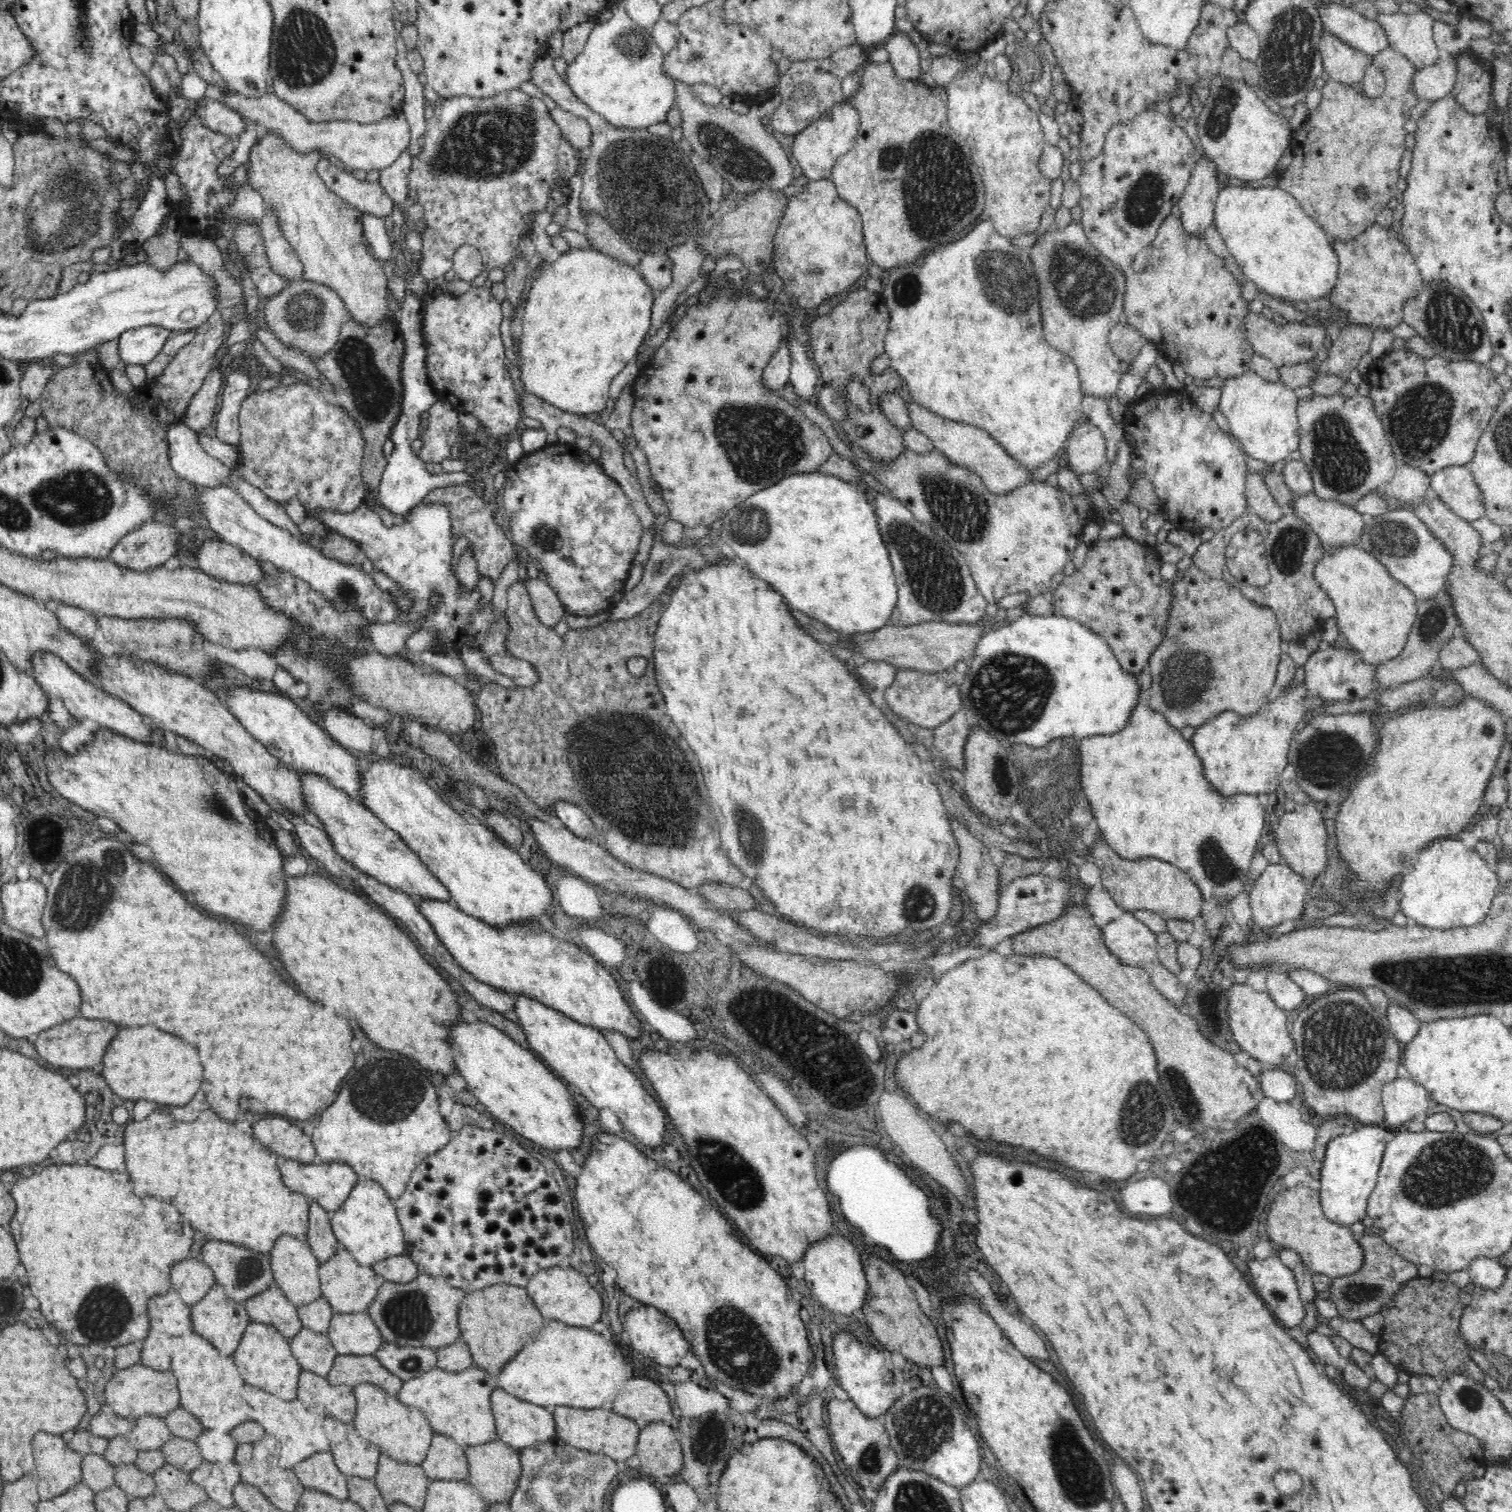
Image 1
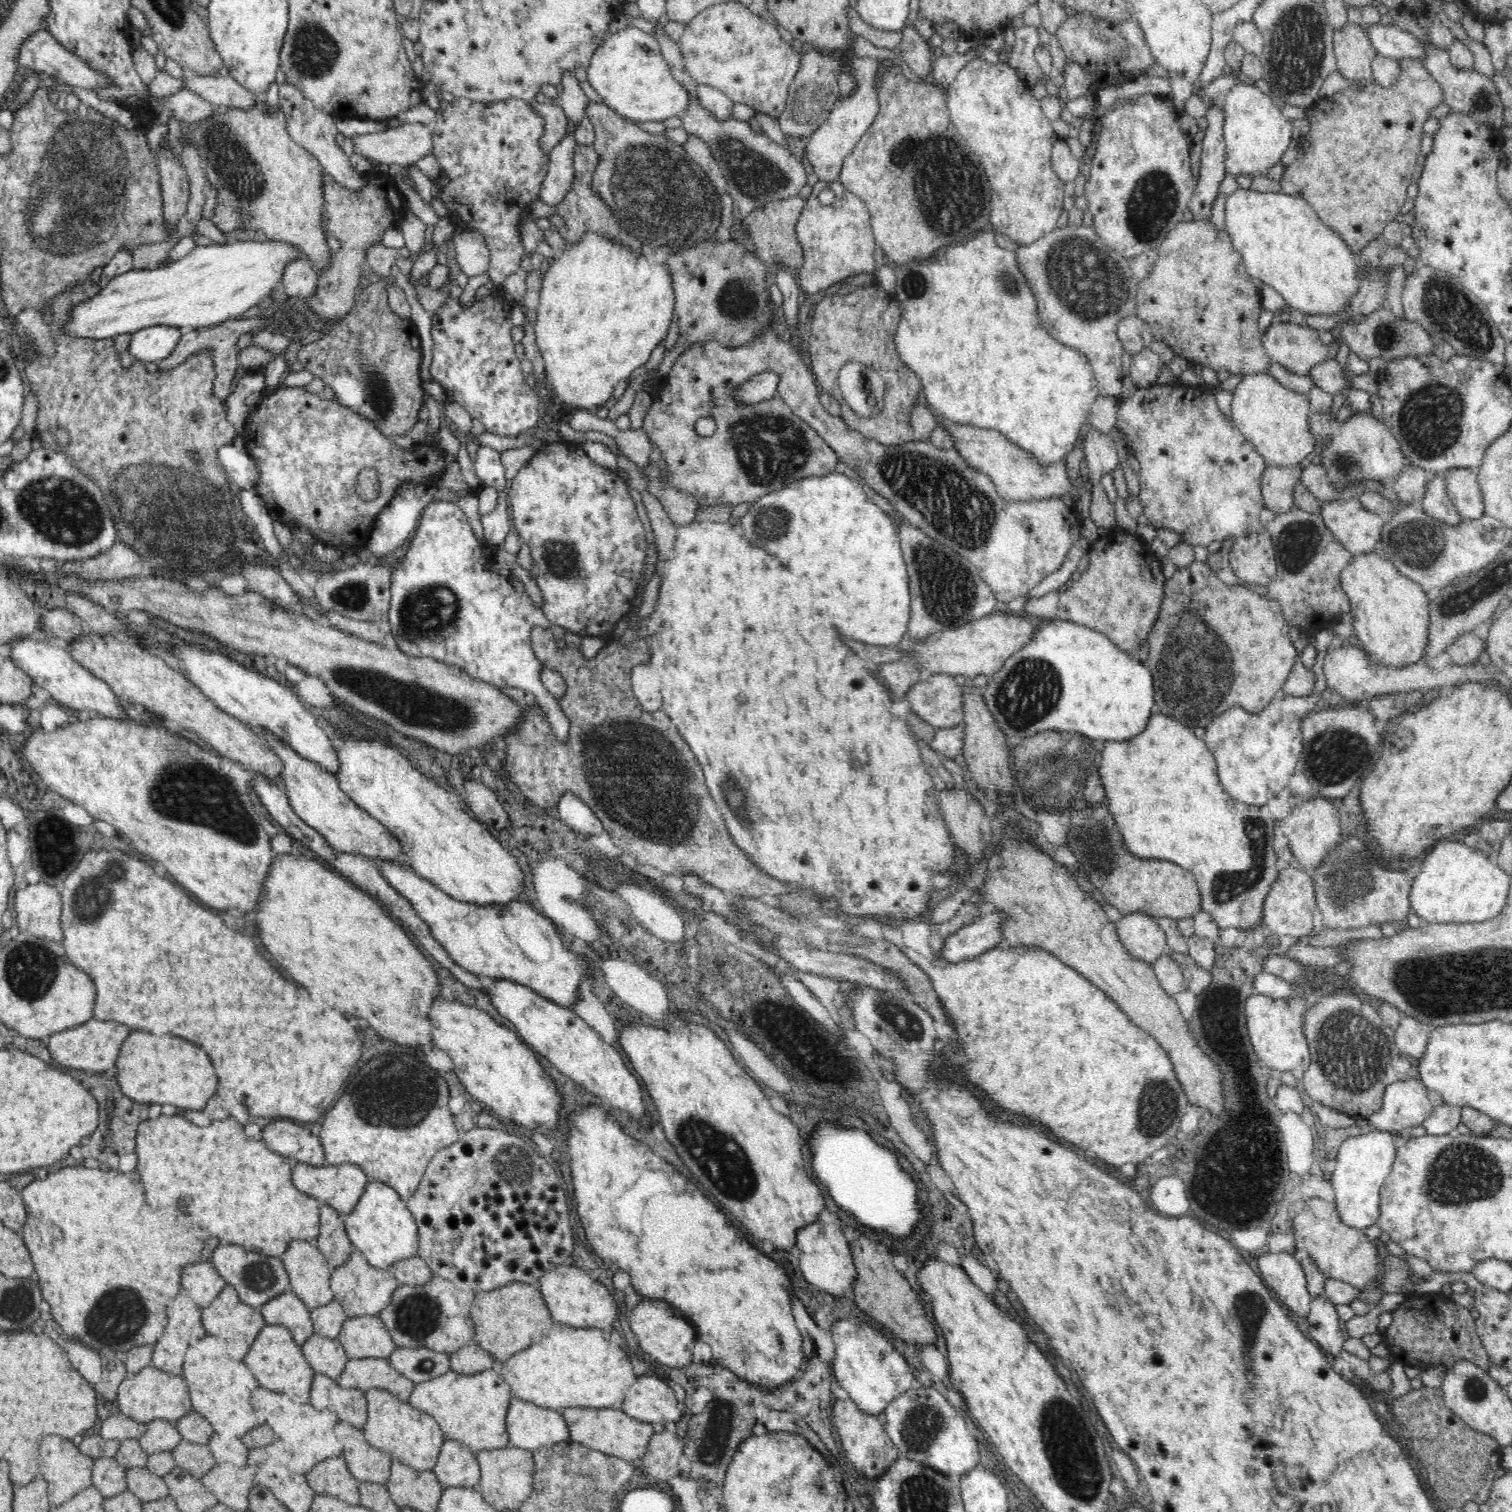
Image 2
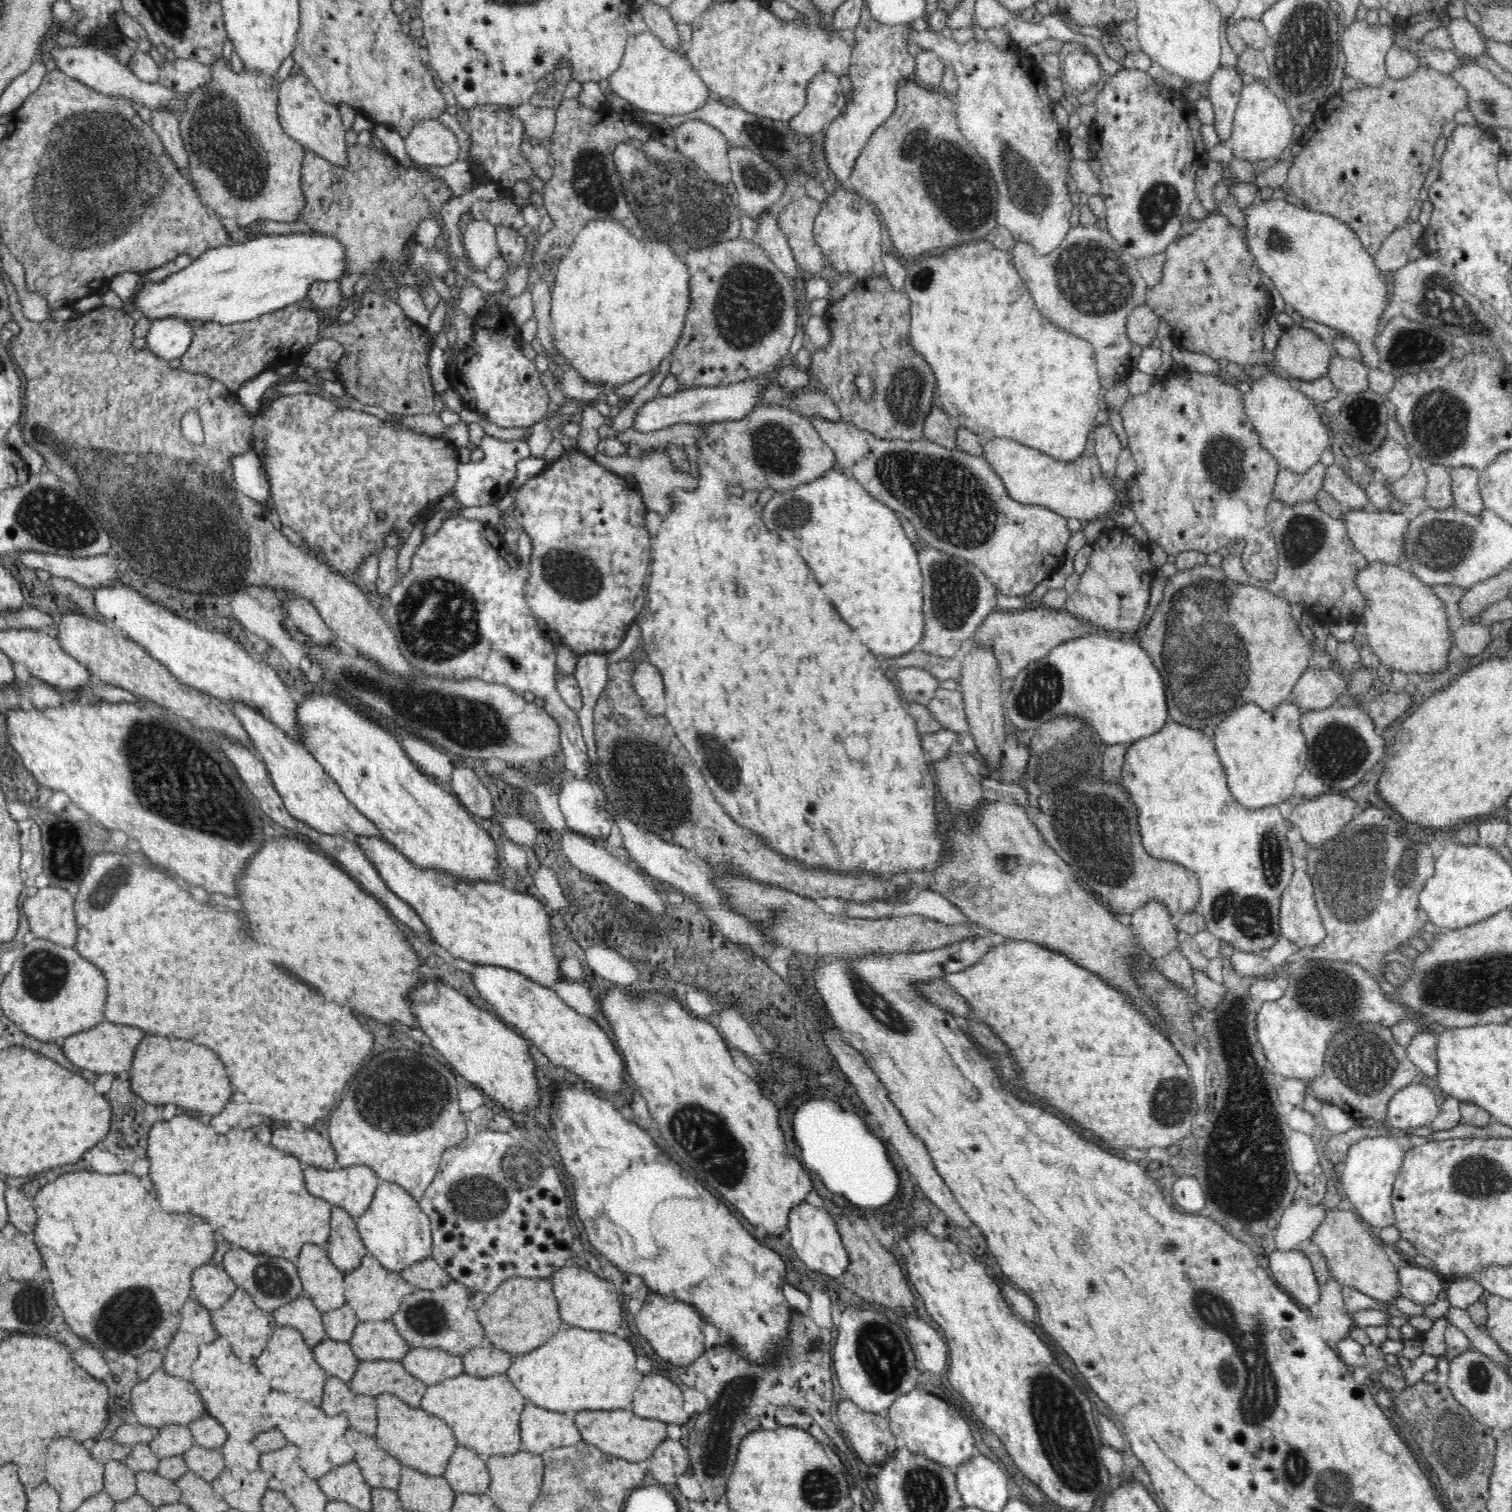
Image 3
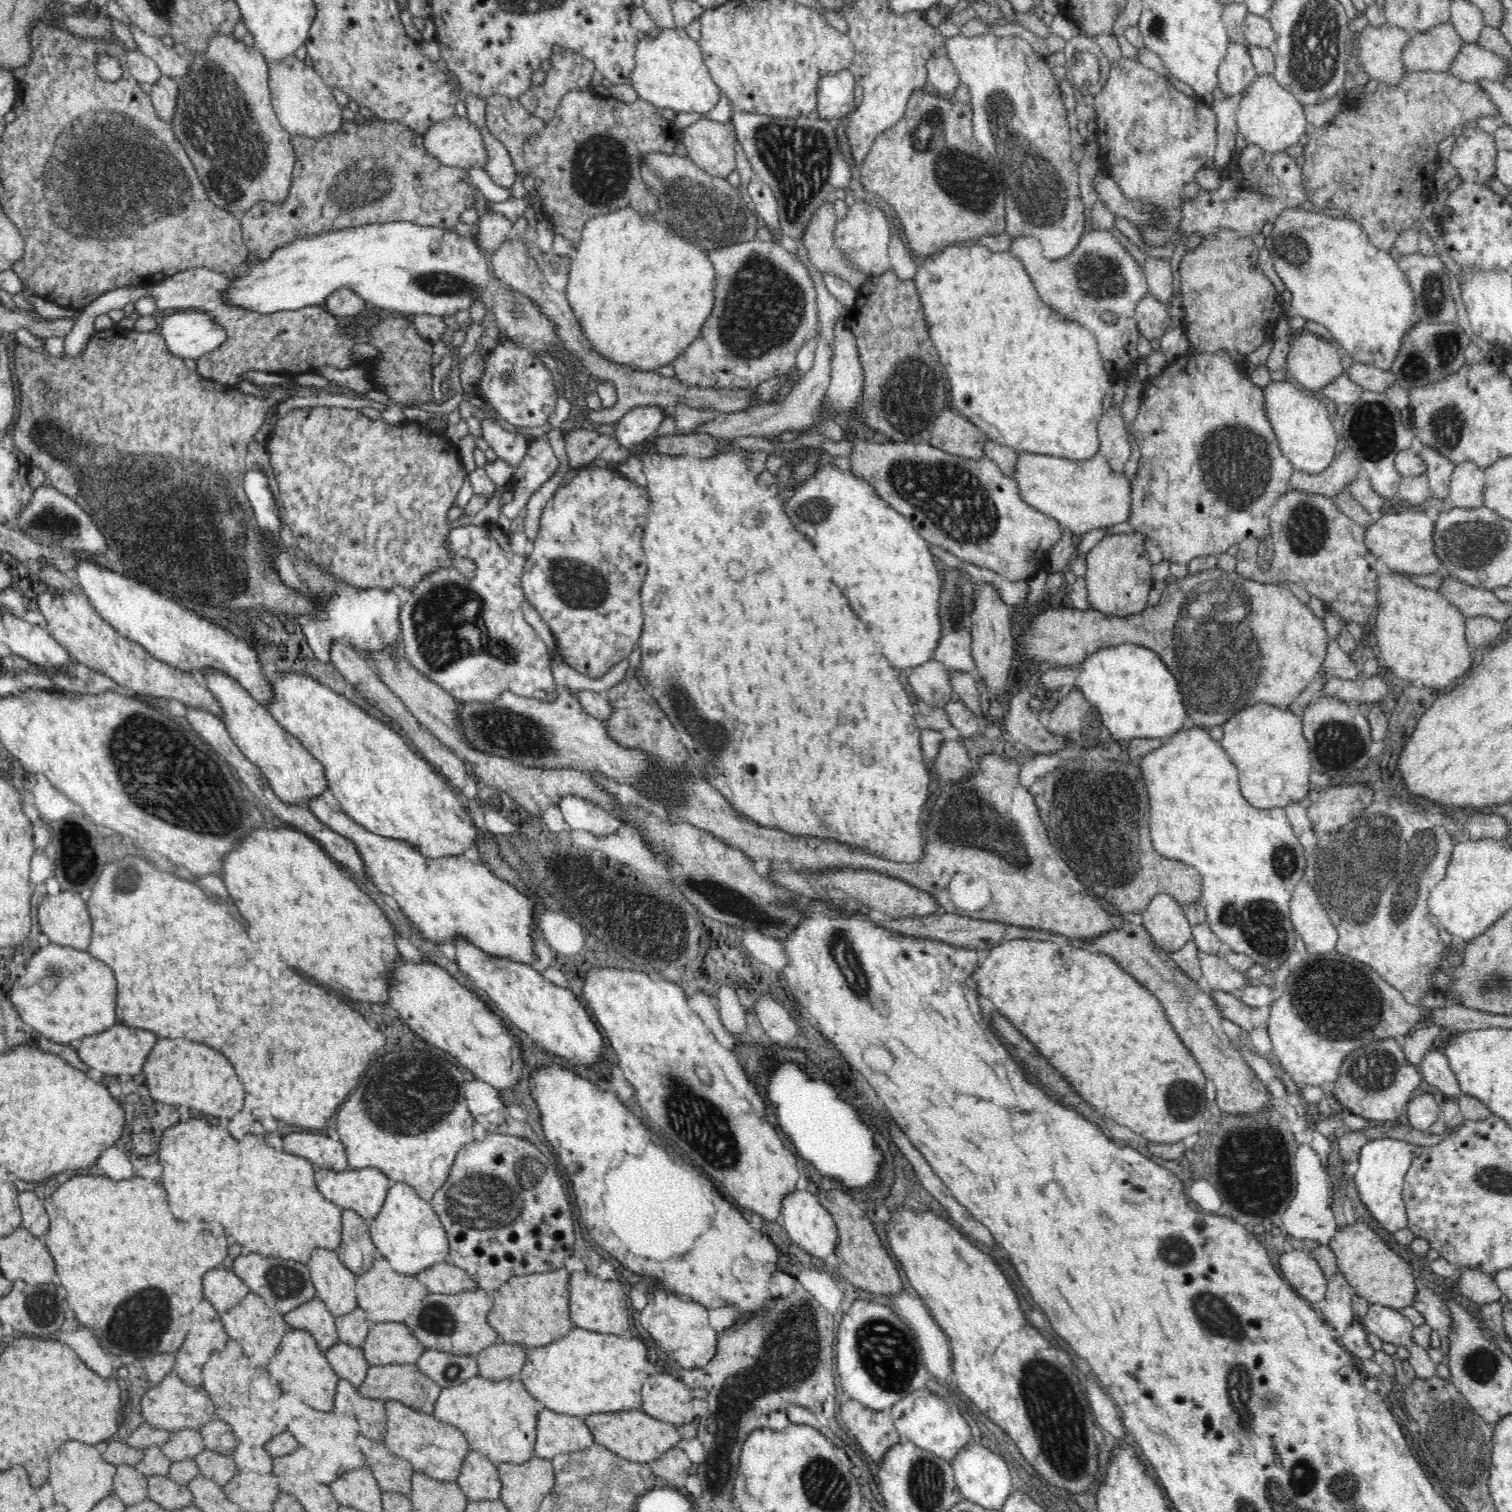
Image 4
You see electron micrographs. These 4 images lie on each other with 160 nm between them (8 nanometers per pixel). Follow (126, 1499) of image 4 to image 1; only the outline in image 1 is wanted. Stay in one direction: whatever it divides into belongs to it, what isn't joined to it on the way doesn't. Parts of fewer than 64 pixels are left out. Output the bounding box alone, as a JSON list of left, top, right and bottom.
[82,1453,114,1493]

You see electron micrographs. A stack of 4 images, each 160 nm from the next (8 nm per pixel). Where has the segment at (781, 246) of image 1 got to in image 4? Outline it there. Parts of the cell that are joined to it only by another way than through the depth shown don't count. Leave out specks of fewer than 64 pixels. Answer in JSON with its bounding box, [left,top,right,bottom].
[834,201,891,279]

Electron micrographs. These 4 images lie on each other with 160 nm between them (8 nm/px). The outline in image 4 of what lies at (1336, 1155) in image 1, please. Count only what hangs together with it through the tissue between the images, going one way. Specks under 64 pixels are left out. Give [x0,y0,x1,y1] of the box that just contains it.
[1354,1139,1414,1234]

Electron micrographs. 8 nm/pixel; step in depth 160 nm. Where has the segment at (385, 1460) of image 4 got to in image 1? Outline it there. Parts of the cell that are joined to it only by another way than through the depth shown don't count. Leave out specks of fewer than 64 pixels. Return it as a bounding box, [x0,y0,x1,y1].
[323,1414,382,1479]

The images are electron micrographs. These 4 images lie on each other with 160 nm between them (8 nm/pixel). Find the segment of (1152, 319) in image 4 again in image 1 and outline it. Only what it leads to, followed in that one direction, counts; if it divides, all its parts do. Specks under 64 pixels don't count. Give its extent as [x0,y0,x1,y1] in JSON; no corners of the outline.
[1108,321,1149,366]

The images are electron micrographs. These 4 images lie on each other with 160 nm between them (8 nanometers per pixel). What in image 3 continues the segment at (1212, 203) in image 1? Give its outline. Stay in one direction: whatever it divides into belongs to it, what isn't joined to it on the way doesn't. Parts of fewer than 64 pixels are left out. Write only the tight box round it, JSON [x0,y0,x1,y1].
[1208,66,1247,144]

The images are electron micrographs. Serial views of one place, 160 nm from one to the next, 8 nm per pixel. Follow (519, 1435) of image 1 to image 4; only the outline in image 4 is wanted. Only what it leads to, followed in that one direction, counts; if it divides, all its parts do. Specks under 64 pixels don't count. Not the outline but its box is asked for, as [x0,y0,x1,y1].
[534,1407,595,1459]

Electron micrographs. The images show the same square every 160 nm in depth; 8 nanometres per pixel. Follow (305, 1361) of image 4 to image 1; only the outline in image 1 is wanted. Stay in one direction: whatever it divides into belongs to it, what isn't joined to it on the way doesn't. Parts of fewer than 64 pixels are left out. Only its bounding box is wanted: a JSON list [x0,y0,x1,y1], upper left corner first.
[230,1321,302,1400]

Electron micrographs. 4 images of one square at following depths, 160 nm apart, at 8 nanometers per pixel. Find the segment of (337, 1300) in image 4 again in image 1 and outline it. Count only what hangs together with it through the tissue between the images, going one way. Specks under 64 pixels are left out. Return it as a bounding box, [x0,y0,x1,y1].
[269,1235,322,1307]

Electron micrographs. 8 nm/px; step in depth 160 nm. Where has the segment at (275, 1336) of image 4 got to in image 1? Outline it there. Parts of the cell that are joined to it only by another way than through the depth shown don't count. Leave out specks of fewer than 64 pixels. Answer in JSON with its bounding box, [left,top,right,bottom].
[190,1282,252,1356]

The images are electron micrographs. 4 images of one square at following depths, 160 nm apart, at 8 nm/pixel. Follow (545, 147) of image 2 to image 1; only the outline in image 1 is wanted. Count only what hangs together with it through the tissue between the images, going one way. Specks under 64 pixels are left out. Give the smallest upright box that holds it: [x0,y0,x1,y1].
[549,106,593,158]

